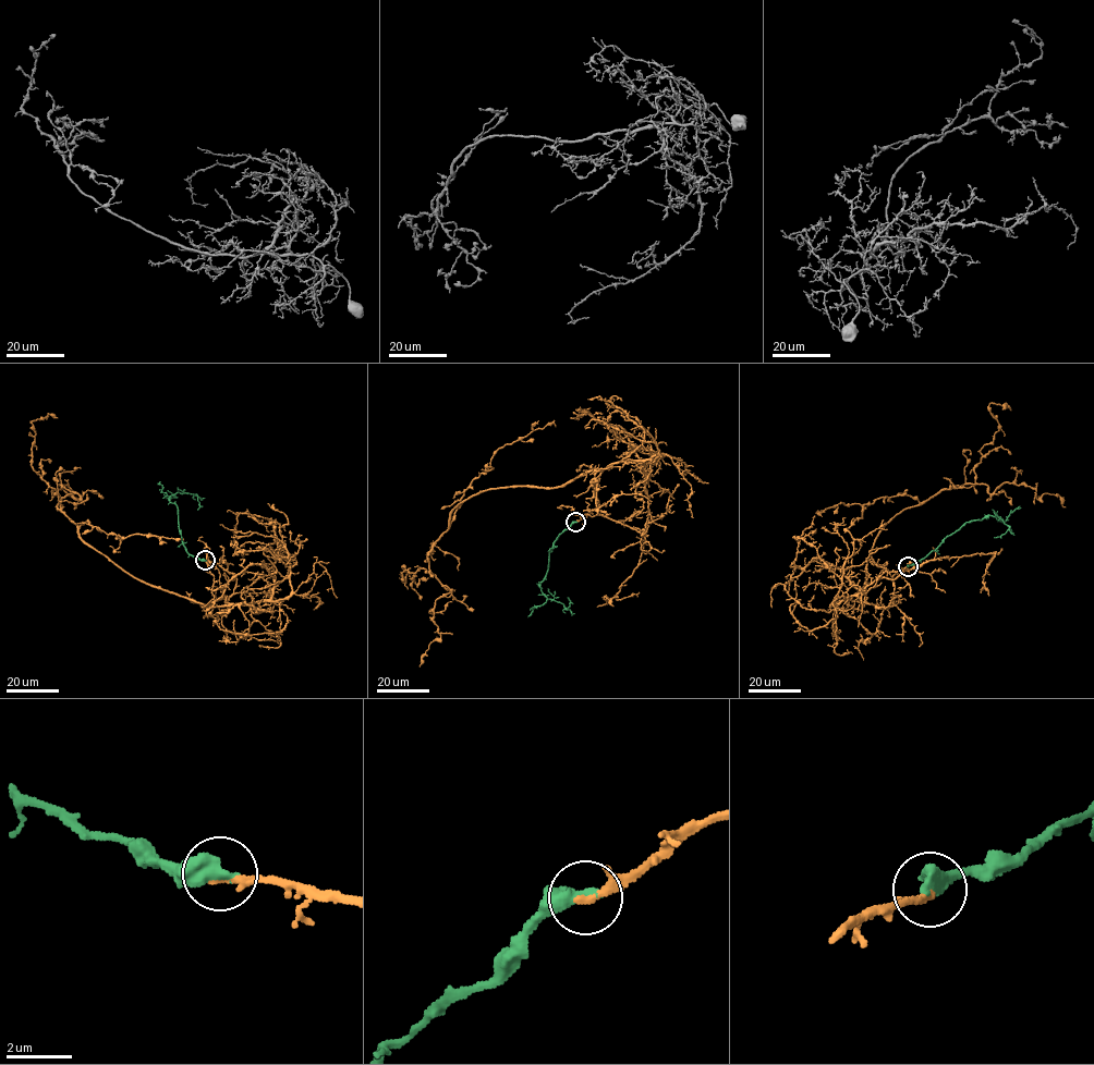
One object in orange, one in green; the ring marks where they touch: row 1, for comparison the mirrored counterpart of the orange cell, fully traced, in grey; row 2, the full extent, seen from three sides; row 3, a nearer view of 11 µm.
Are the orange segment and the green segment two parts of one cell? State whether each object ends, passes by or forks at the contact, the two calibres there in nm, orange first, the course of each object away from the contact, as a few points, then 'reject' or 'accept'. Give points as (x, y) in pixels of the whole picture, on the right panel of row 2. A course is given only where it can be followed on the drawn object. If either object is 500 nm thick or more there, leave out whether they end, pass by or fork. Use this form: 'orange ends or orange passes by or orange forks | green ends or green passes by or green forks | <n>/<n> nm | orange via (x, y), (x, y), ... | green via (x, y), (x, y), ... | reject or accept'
orange passes by | green passes by | 170/400 nm | orange via (908, 566), (886, 607), (845, 600), (888, 522), (975, 482), (999, 429), (988, 405), (1003, 409) | green via (908, 566), (934, 551), (967, 522), (988, 515), (1000, 516), (1008, 530), (994, 538) | accept

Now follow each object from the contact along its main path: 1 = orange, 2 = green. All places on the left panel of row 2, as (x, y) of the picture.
1: (204, 560), (235, 577), (228, 606), (141, 582), (82, 538), (31, 465), (31, 423), (58, 418)
2: (204, 560), (186, 550), (179, 528), (178, 507), (170, 497), (178, 492), (196, 496), (199, 506), (197, 510)

